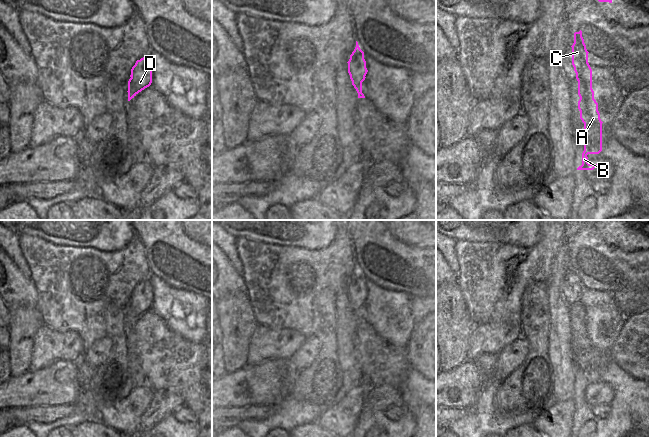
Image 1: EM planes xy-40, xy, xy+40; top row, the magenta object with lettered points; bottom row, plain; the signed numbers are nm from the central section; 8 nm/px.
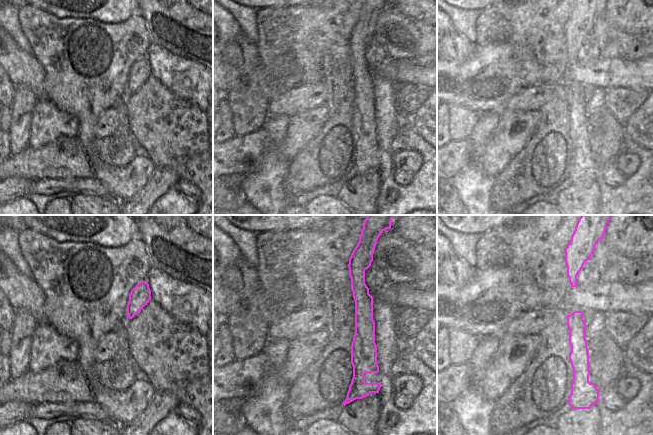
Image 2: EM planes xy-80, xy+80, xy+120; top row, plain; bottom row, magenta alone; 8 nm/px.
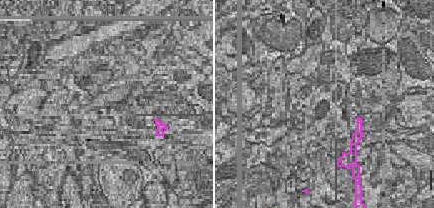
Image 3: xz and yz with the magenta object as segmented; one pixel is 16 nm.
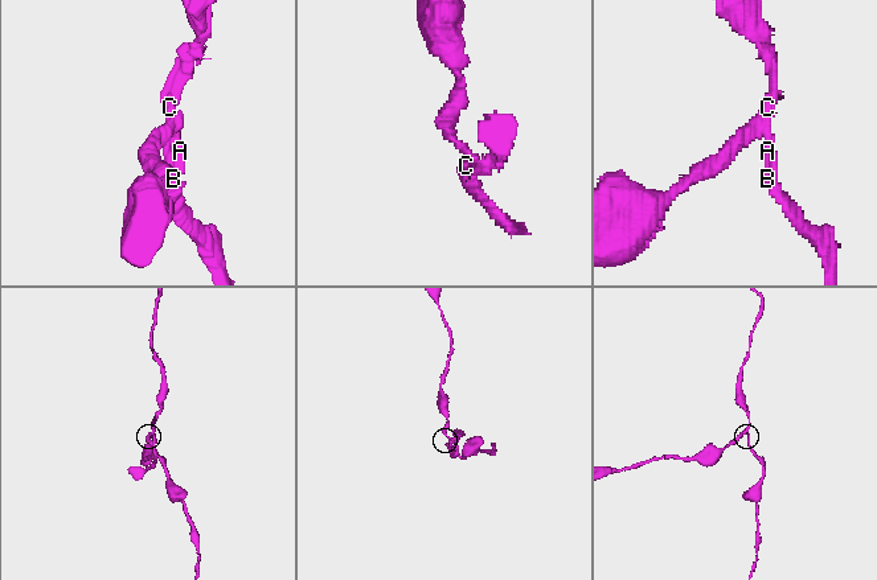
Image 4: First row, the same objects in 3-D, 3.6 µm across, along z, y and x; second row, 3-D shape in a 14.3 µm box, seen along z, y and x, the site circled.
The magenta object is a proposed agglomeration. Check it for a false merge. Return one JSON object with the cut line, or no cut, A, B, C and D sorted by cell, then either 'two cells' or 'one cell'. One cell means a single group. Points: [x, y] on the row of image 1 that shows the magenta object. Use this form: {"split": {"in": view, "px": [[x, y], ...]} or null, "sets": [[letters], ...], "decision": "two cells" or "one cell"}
{"split": {"in": "xy-40", "px": [[140, 60], [131, 72]]}, "sets": [["A", "B", "C"], ["D"]], "decision": "two cells"}

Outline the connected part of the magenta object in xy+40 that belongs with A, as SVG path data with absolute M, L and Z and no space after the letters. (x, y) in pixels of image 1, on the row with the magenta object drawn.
M582 31L574 33L572 47L572 65L578 81L578 109L584 123L584 151L582 165L577 170L593 170L597 164L588 163L588 154L599 154L602 151L602 121L598 103L592 89L592 69L588 63L588 51L582 37Z

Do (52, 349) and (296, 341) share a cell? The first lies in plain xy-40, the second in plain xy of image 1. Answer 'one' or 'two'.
one

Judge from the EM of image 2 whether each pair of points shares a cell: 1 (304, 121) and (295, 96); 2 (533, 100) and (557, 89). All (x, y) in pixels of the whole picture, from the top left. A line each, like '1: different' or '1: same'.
1: different
2: same

